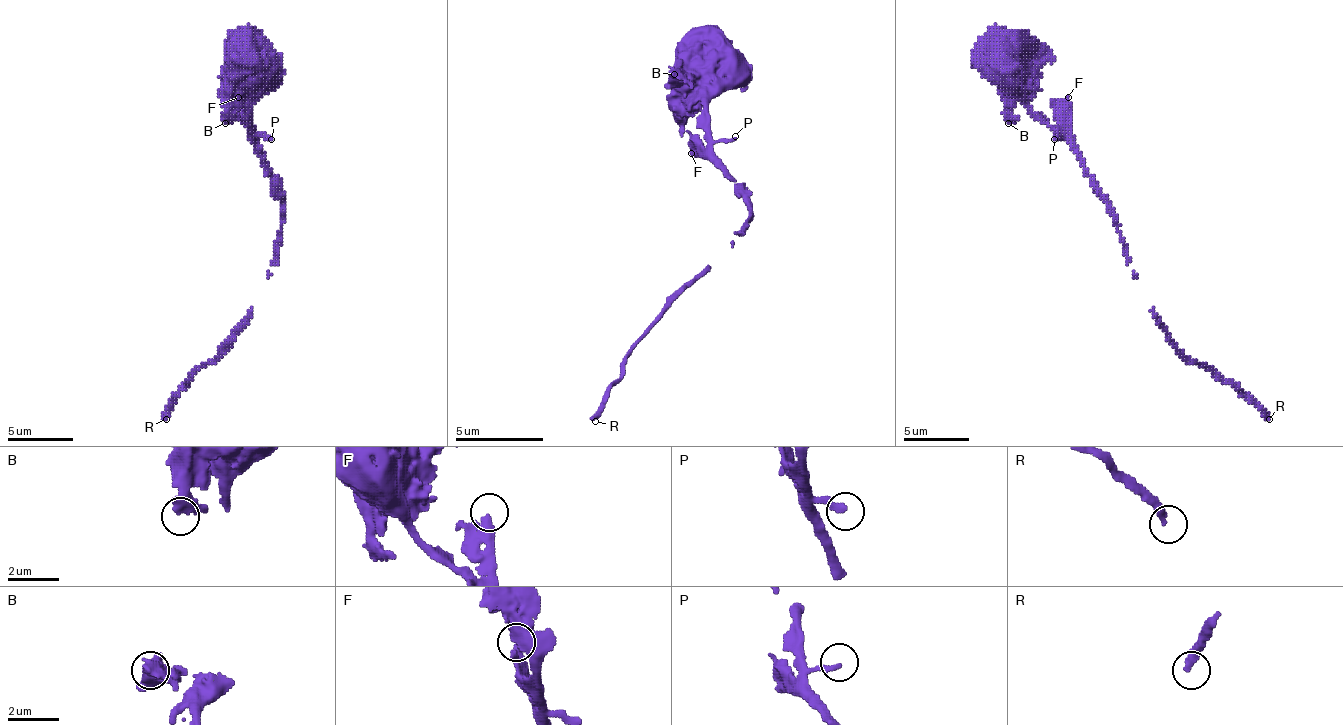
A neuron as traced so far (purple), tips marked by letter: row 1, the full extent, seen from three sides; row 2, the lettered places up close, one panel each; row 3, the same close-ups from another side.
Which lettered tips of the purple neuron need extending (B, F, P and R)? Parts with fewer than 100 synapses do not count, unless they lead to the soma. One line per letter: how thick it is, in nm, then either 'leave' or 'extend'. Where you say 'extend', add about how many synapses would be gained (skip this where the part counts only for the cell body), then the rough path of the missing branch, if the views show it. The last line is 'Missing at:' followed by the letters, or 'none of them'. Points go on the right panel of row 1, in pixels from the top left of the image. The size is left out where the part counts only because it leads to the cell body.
B: 320 nm | leave
F: 240 nm | leave
P: 240 nm | leave
R: 300 nm | extend | 750 syn
Missing at: R

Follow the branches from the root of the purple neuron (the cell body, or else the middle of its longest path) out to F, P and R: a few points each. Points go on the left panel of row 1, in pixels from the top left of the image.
F: (248, 57), (251, 54), (251, 123), (248, 126), (238, 97)
P: (248, 57), (251, 54), (251, 126), (271, 139)
R: (248, 57), (251, 54), (251, 139), (275, 176), (281, 241), (248, 324), (189, 380), (166, 419)

